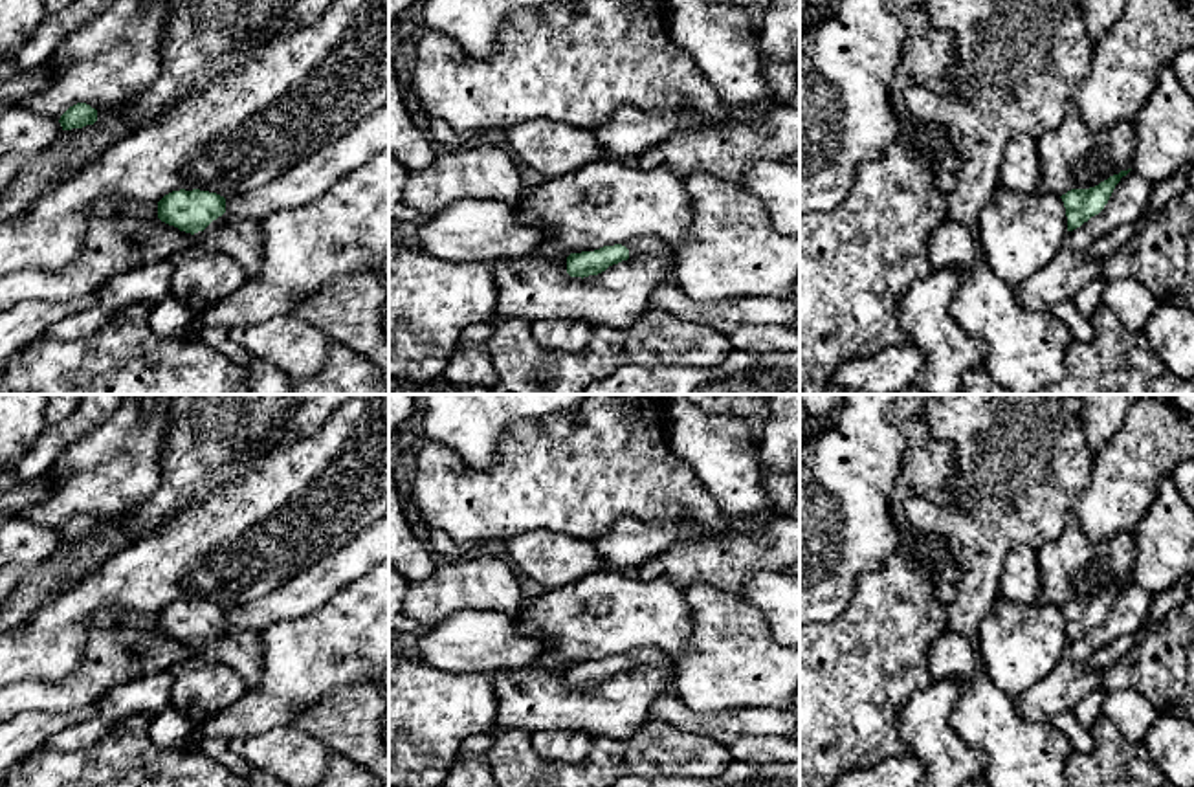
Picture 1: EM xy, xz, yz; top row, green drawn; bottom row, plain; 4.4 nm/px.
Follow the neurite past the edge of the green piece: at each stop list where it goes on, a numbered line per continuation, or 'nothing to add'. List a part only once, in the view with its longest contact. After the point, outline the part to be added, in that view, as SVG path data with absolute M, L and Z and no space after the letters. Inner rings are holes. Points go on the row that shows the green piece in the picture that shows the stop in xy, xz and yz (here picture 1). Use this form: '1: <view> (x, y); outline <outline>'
1: xy (243, 239); outline M222 215L204 231L194 233L193 238L194 244L209 251L220 251L235 259L248 277L255 277L262 270L264 237L260 222L255 218L227 222L226 215Z

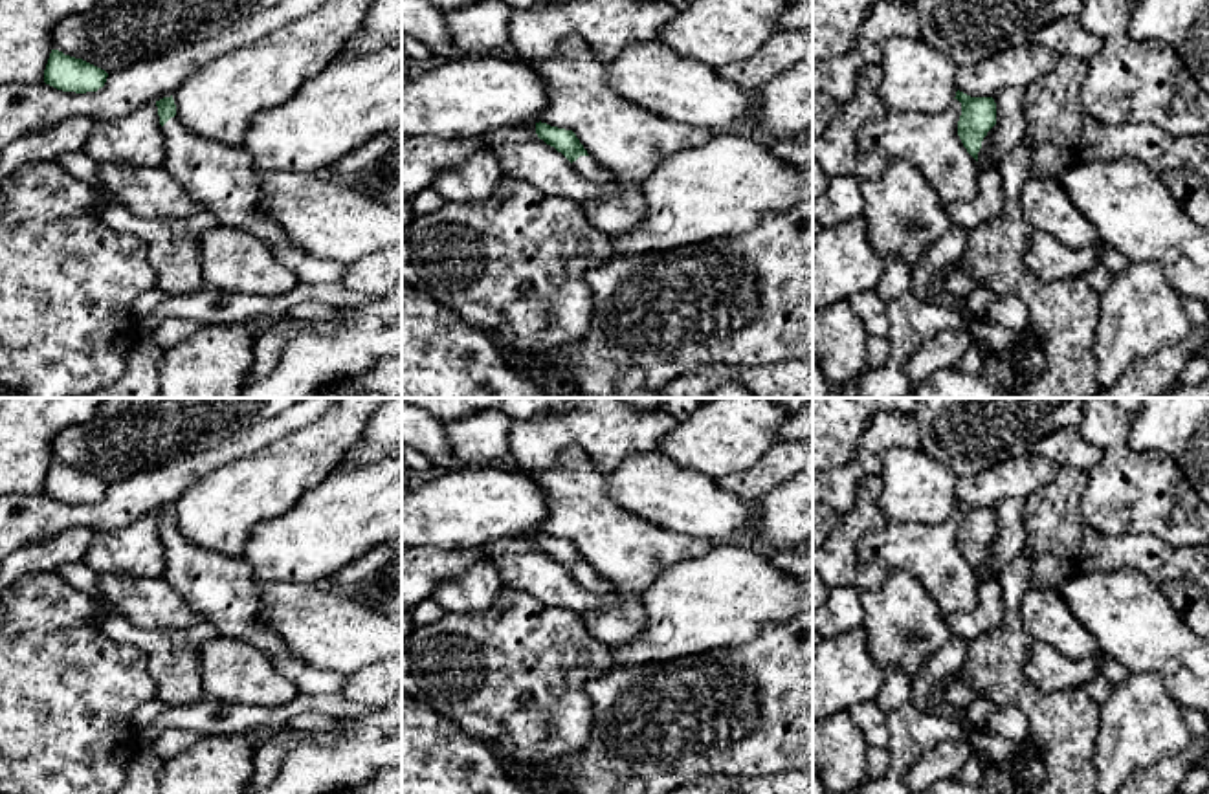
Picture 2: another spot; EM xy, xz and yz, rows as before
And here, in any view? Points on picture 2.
1: yz (982, 162); outline M993 127L993 128L994 128L994 127ZM991 128L991 130L987 132L987 136L983 138L982 149L980 149L980 152L978 152L978 167L980 167L982 171L994 167L993 163L989 163L989 161L985 160L985 150L987 150L987 147L989 147L989 143L991 143L993 128Z

